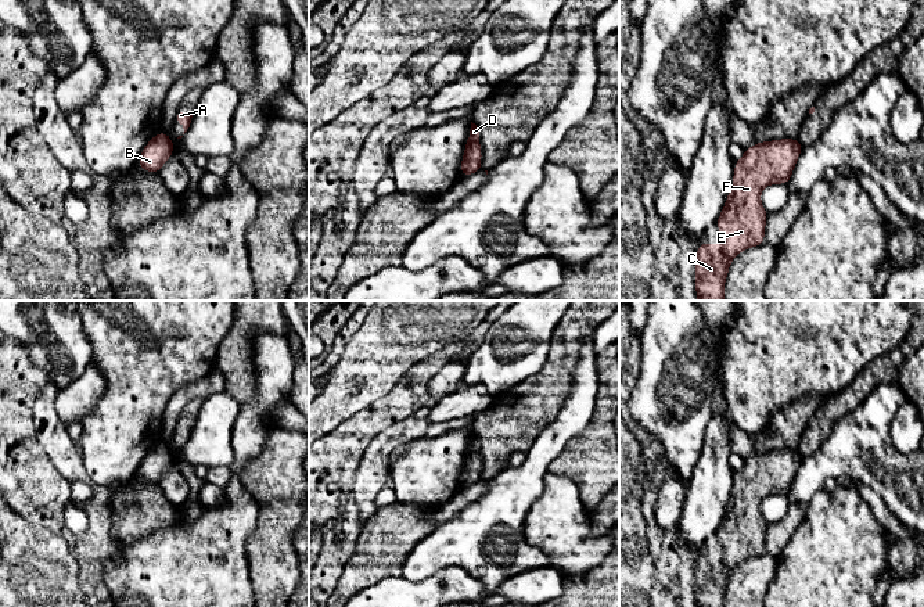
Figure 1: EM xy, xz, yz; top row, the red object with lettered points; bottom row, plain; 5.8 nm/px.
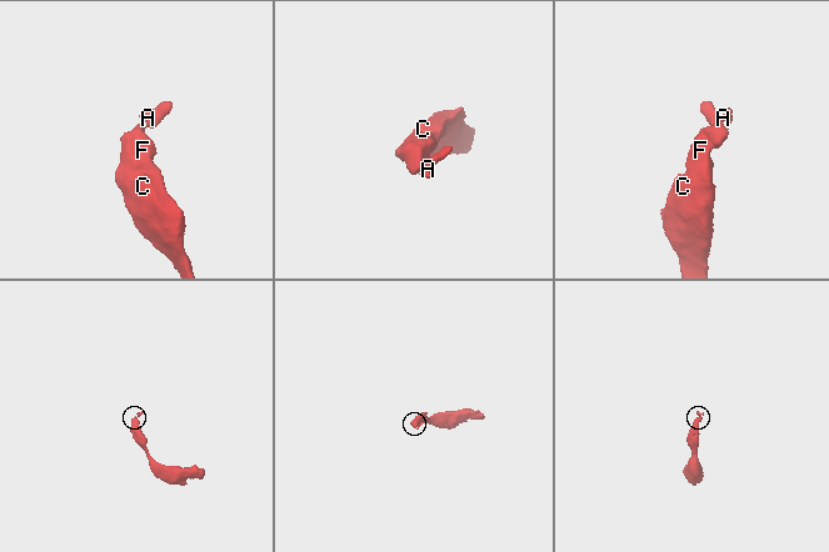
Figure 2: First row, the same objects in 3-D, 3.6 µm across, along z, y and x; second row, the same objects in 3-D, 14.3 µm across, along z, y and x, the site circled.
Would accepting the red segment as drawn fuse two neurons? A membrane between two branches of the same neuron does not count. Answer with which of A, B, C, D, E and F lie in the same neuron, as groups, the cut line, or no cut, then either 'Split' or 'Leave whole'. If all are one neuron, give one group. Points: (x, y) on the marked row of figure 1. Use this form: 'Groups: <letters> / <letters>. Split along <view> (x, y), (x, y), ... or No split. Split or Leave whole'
Groups: A / B C D E F. Split along xy (168, 137), (172, 142). Split

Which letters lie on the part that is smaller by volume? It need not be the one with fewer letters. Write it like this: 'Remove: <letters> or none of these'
Remove: A

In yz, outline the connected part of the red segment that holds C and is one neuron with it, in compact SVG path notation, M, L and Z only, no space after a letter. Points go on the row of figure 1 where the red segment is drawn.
M777 139L772 141L758 141L744 150L744 155L734 162L733 184L727 194L723 209L716 220L716 227L723 237L722 244L707 244L701 241L695 252L695 295L698 301L725 301L725 283L731 261L744 249L759 247L765 240L765 225L767 211L762 206L761 193L769 184L788 184L801 155L803 146L799 139Z

